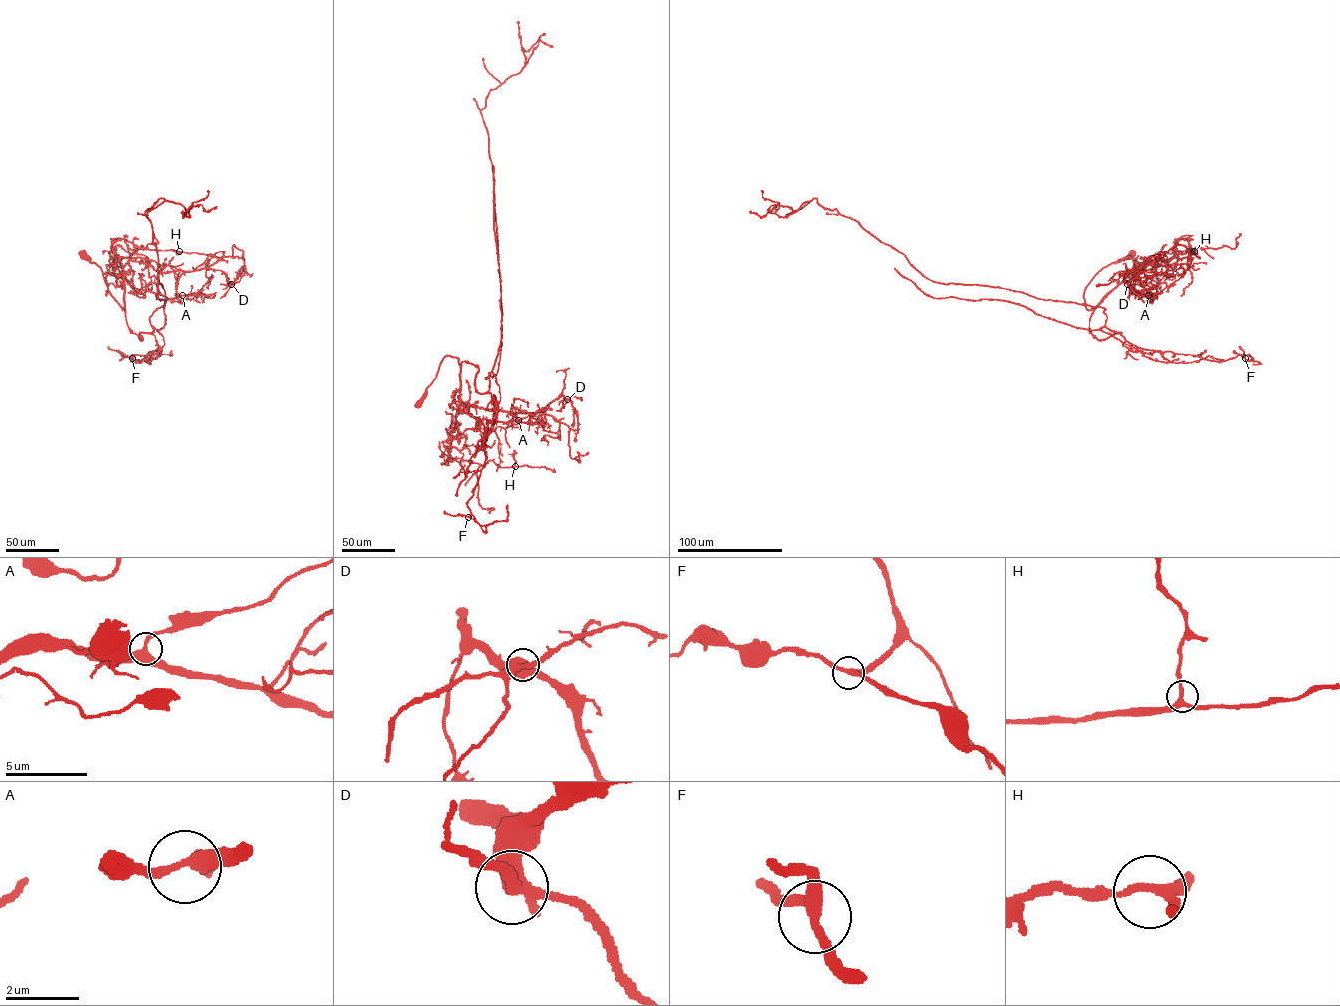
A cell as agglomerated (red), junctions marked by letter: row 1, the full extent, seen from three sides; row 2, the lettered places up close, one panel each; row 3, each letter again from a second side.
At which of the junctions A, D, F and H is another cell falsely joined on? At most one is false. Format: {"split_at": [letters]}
{"split_at": []}

